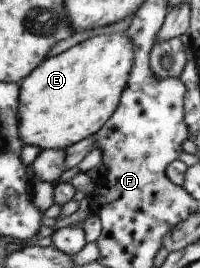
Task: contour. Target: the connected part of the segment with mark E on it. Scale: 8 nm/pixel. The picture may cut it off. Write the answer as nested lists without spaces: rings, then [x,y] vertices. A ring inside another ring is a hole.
[[[126,32],[91,37],[45,59],[20,86],[21,140],[42,151],[63,150],[99,131],[117,108],[132,60]]]

